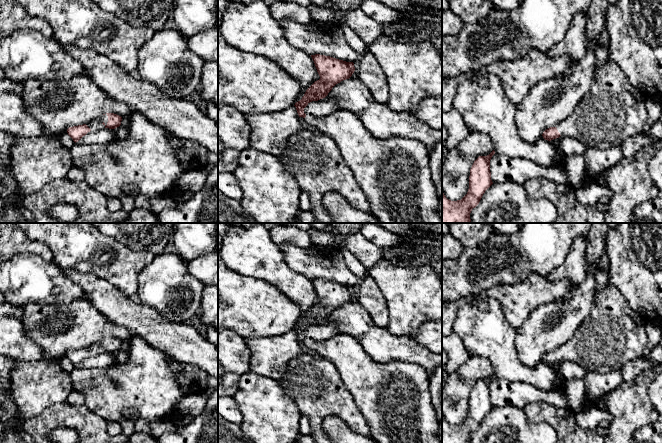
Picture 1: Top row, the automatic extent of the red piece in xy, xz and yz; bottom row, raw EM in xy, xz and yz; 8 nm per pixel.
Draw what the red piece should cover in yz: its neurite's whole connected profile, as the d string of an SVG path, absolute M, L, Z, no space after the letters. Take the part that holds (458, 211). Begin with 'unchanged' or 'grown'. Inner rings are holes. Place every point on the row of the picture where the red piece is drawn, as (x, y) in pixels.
unchanged; M493 150L487 156L479 156L470 169L469 189L467 194L457 201L446 198L442 191L442 223L472 223L470 213L475 208L485 191L493 184L490 172L490 160Z

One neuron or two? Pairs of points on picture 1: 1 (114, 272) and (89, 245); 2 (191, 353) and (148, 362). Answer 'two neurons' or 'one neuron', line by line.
1: one neuron
2: two neurons

